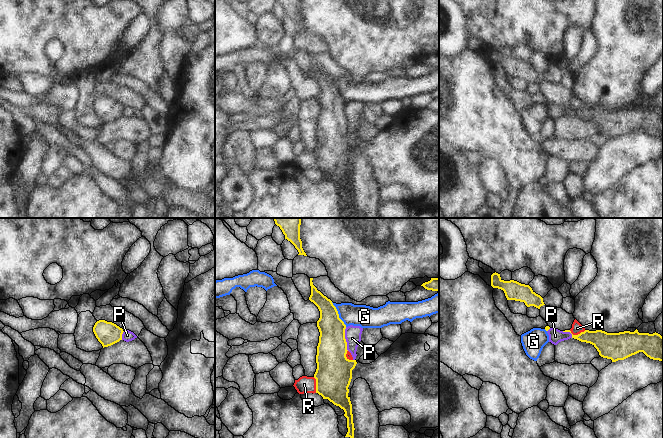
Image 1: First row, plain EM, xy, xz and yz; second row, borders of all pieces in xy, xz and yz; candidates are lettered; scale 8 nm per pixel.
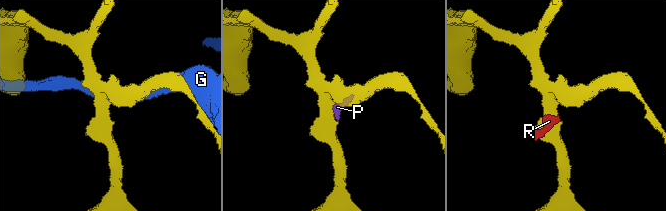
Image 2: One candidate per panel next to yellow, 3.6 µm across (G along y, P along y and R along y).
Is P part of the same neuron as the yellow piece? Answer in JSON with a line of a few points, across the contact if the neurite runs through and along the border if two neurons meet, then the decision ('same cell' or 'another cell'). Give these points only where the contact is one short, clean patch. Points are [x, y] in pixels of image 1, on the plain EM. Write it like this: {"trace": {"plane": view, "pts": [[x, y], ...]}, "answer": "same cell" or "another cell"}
{"trace": {"plane": "xz", "pts": [[345, 103], [345, 117], [348, 126]]}, "answer": "another cell"}

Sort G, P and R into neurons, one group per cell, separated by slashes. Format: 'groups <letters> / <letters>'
groups G / P R

